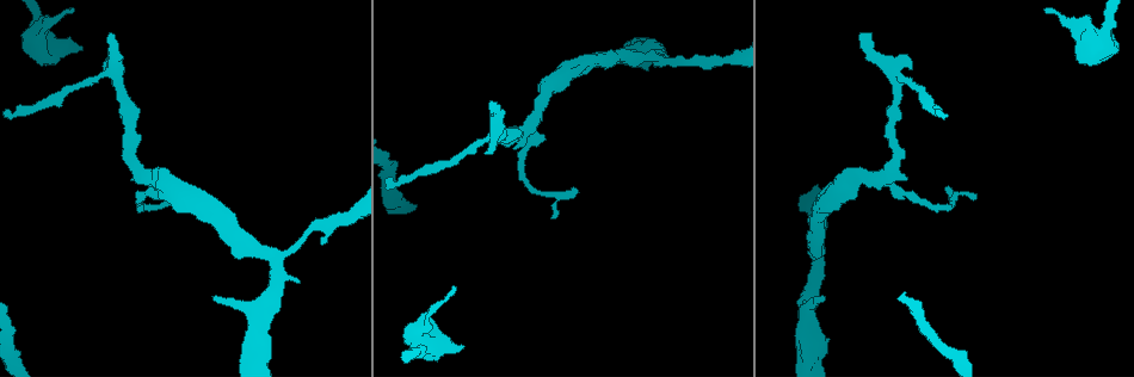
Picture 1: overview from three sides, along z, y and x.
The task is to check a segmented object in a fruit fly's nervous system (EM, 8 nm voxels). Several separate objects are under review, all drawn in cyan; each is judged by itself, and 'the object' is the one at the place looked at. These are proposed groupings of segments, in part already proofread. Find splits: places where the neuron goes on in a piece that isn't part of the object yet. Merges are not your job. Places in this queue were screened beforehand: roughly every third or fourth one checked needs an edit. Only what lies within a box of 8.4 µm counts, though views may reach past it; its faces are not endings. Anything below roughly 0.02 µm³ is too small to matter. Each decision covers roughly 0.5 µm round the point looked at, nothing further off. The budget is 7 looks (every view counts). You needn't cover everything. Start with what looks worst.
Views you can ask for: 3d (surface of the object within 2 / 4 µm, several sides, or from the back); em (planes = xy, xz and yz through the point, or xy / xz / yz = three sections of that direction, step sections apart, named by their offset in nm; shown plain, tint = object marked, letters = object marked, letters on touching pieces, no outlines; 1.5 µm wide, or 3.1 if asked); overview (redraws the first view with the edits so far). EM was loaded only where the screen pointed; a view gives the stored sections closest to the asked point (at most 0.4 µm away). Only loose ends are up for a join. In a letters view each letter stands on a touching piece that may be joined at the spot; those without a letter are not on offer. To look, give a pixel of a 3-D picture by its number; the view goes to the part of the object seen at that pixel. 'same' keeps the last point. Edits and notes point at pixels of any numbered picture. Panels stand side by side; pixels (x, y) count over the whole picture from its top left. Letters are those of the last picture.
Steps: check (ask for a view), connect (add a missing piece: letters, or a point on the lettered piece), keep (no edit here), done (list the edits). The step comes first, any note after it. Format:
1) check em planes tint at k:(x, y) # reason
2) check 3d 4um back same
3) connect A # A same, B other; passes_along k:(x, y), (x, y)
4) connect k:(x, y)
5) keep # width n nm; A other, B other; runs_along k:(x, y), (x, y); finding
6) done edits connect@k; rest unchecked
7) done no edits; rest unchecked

check 3d 2um at 1:(462, 346) # free end

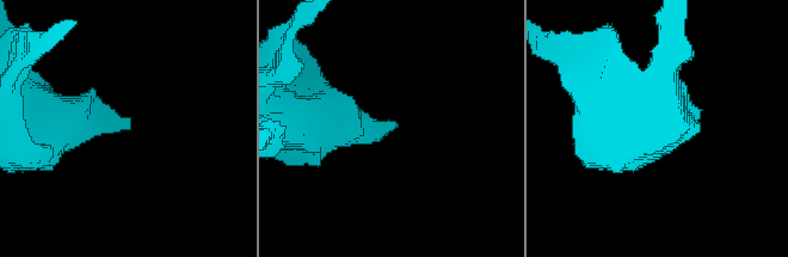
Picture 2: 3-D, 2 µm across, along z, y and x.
check em xy step 4 tint at 2:(126, 125) # need the tissue

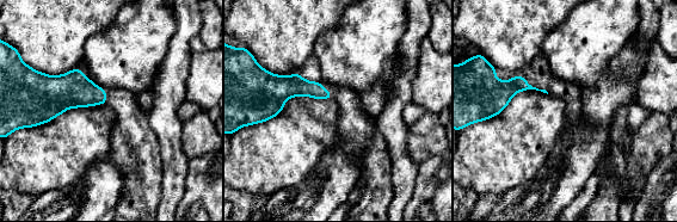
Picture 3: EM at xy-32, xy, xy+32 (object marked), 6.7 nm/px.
check em planes letters same # another direction

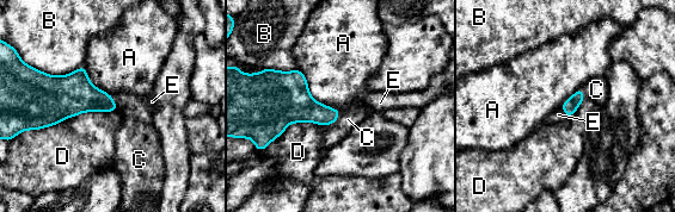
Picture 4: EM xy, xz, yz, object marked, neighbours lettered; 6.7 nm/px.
connect C # A other, B other, C same, D other, E other; passes_along 4:(301, 106), (336, 119), (348, 119); it goes on there

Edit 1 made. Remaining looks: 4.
check 3d 4um at 1:(108, 36) # free end

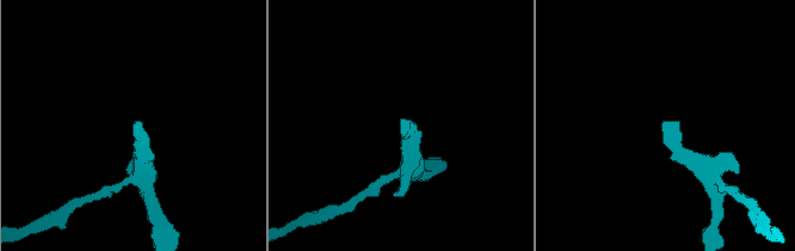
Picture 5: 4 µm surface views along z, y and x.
check em planes letters at 5:(402, 121) # shape alone is not enough

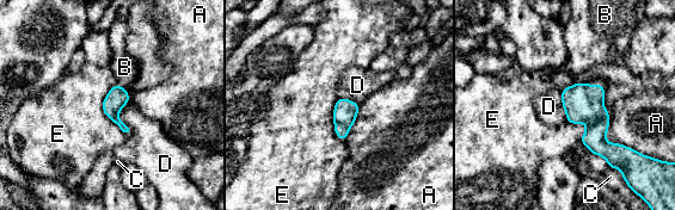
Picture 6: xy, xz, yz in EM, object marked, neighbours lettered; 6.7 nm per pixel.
connect B # A other, B same, C other, D other, E other; it goes on there

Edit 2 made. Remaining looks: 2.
done edits connect@4, connect@6; rest unchecked

